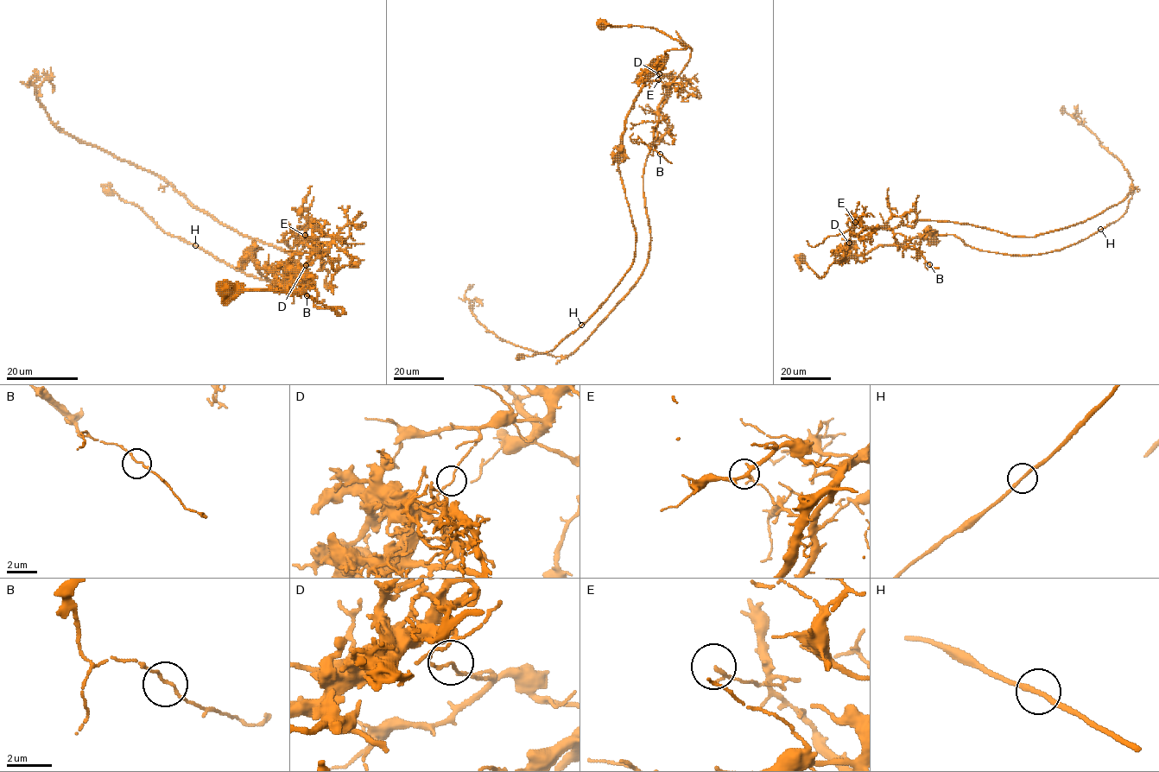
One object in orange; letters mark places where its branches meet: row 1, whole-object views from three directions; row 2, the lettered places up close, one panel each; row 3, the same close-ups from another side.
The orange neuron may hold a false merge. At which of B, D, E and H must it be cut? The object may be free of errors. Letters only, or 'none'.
D

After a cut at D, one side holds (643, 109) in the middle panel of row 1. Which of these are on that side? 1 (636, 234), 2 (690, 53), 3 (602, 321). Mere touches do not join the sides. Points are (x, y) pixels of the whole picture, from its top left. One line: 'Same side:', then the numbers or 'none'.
Same side: 2, 3

